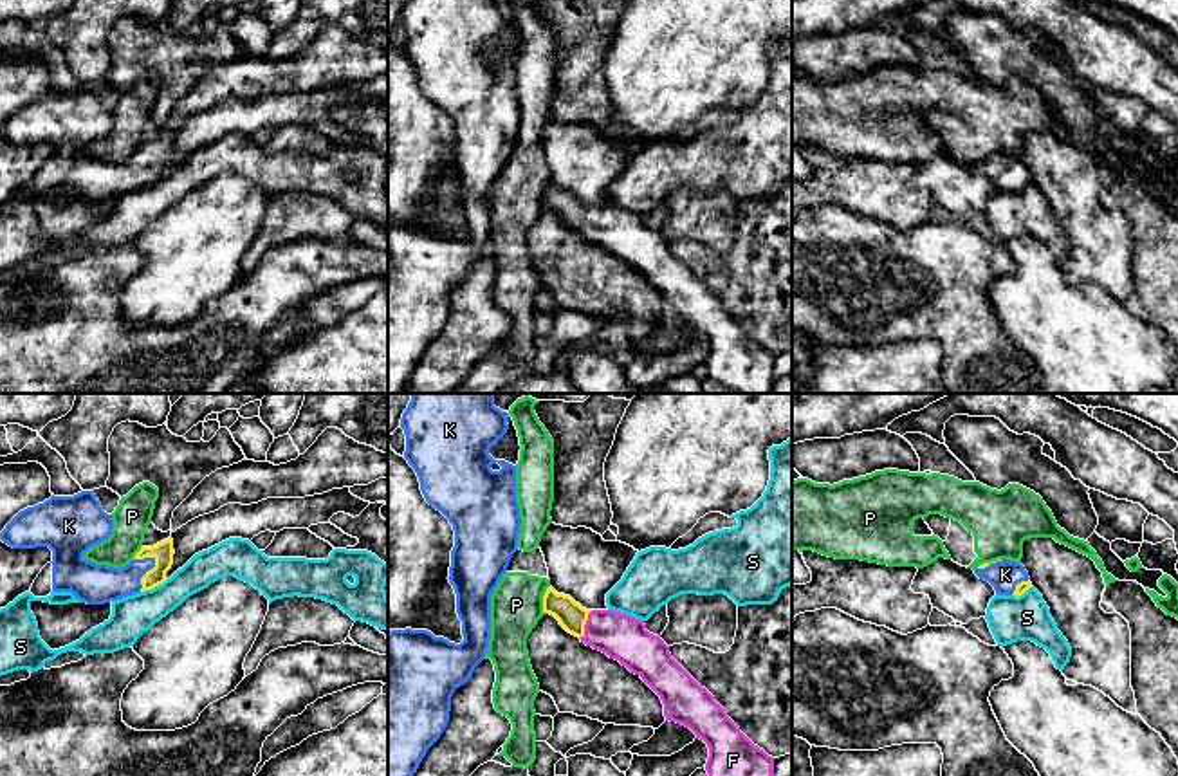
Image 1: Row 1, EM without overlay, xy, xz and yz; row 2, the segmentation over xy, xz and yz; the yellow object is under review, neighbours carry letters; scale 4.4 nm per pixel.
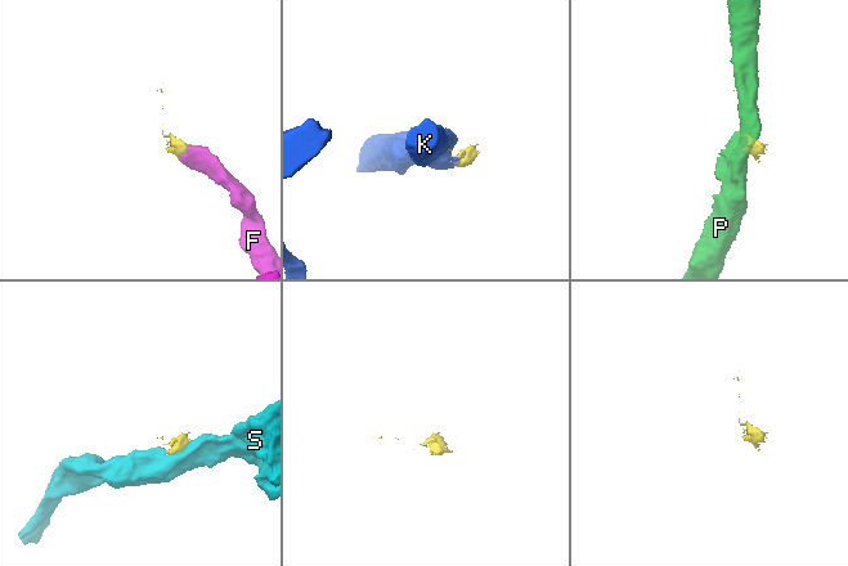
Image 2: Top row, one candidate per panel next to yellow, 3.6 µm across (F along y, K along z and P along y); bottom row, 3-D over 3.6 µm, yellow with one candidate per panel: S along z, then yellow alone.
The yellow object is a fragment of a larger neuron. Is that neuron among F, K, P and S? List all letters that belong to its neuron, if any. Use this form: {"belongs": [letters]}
{"belongs": ["F", "K"]}

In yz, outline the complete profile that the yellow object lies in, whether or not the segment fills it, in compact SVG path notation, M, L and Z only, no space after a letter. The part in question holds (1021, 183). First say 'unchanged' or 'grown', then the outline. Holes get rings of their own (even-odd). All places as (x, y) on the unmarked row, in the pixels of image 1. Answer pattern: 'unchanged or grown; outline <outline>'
grown; outline M998 155L974 164L980 175L989 177L999 191L1023 191L1030 182L1028 168L1021 159Z

